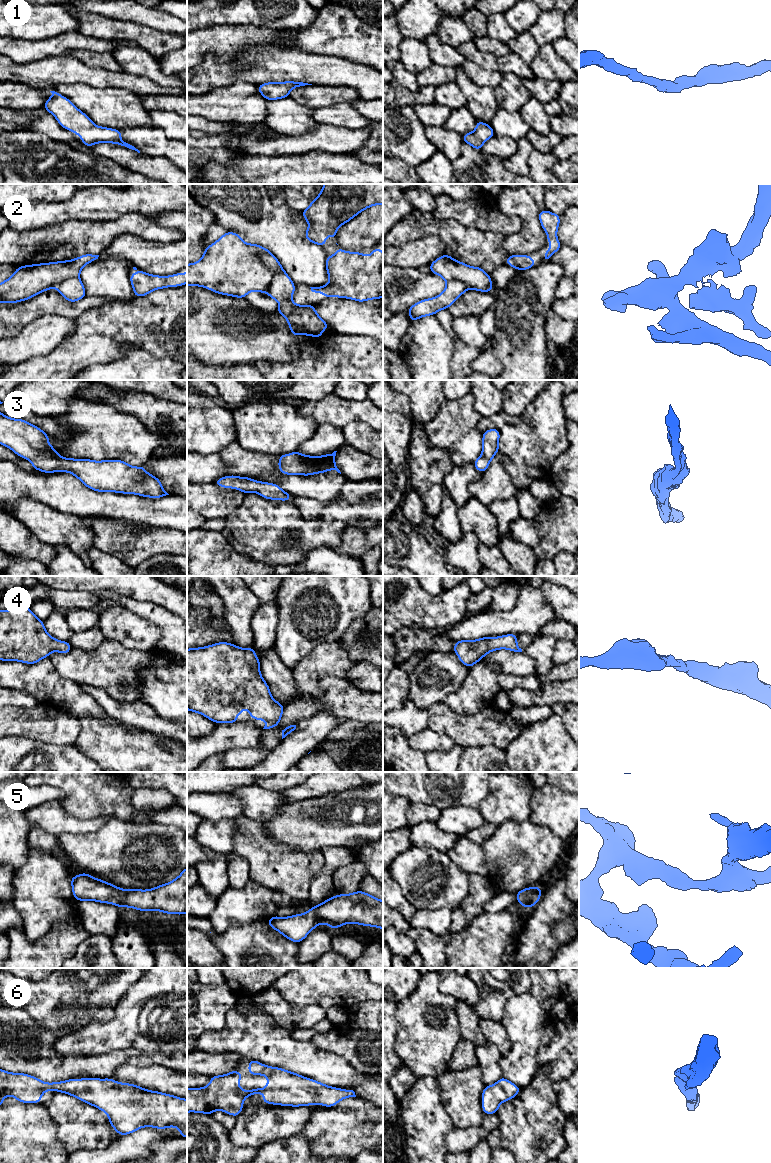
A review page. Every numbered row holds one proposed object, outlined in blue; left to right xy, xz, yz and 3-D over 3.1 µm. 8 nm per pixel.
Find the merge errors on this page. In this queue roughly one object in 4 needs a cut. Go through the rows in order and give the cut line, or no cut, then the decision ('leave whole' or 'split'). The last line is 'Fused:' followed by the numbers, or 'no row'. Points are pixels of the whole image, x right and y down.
1: no cut; leave whole
2: cut in xz along (265, 248), (259, 257), (273, 272), (265, 292); split
3: no cut; leave whole
4: no cut; leave whole
5: no cut; leave whole
6: no cut; leave whole
Fused: 2

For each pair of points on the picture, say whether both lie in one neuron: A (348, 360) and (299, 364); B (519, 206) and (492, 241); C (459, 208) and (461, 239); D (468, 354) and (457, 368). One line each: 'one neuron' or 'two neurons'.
A: one neuron
B: two neurons
C: two neurons
D: one neuron

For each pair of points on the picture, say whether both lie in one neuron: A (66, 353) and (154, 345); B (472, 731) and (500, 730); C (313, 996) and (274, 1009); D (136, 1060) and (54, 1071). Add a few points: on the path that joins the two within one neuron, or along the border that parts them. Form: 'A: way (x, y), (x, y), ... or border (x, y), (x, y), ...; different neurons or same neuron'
A: way (88, 345), (100, 335), (132, 335); same neuron
B: way (479, 731), (493, 730); same neuron
C: border (274, 987), (287, 1001), (298, 1006), (315, 1003); different neurons
D: way (116, 1059), (101, 1066), (74, 1066); same neuron

